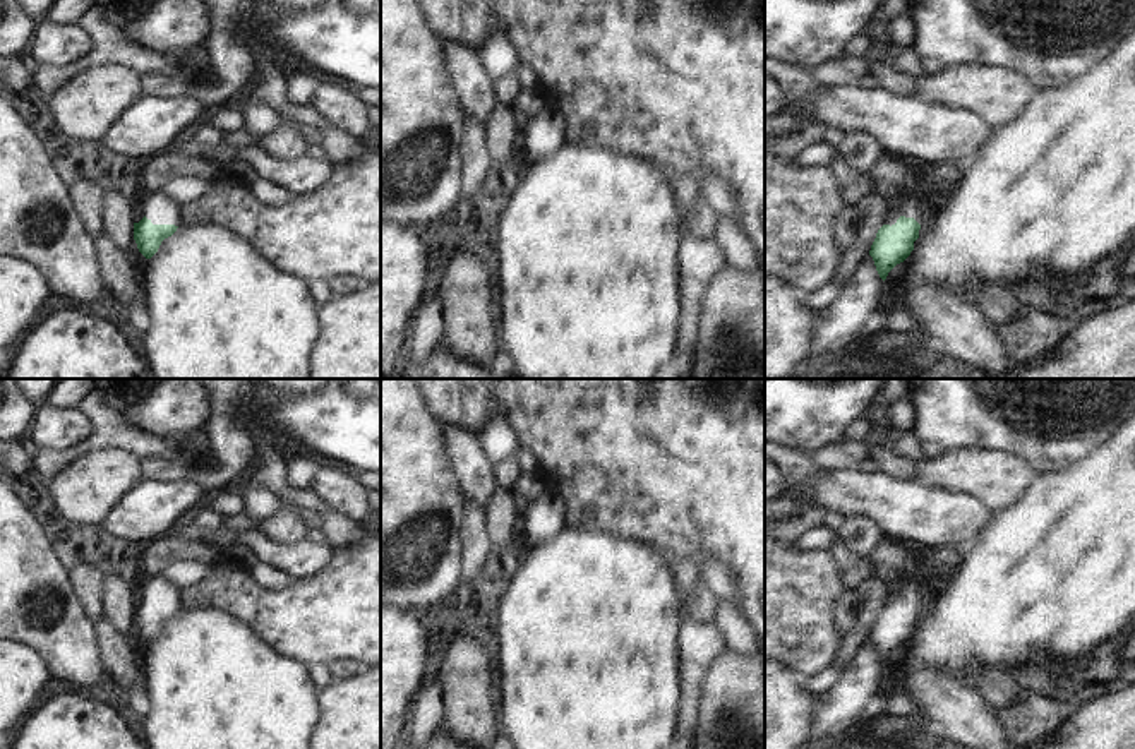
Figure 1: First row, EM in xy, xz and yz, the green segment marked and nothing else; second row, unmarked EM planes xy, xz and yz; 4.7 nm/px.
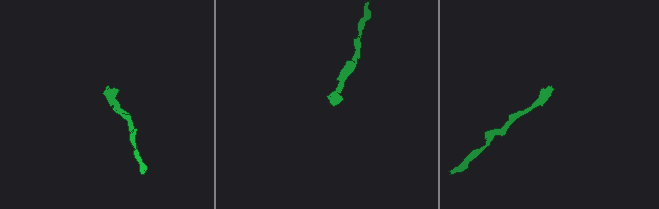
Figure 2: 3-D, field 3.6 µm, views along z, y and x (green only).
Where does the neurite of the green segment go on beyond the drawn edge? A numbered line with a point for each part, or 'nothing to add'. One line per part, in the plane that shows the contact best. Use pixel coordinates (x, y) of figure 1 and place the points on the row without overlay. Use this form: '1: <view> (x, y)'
1: yz (918, 590)

